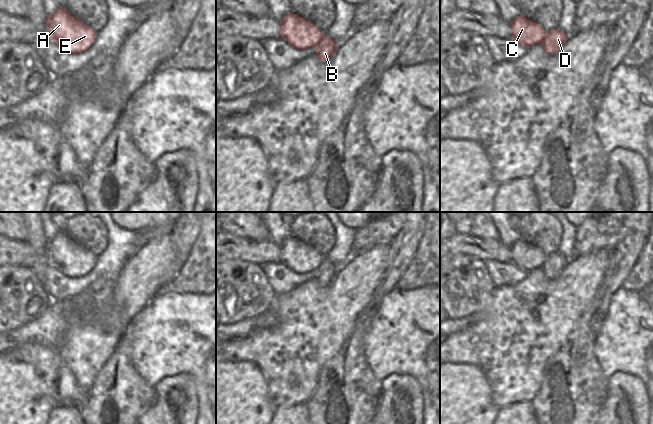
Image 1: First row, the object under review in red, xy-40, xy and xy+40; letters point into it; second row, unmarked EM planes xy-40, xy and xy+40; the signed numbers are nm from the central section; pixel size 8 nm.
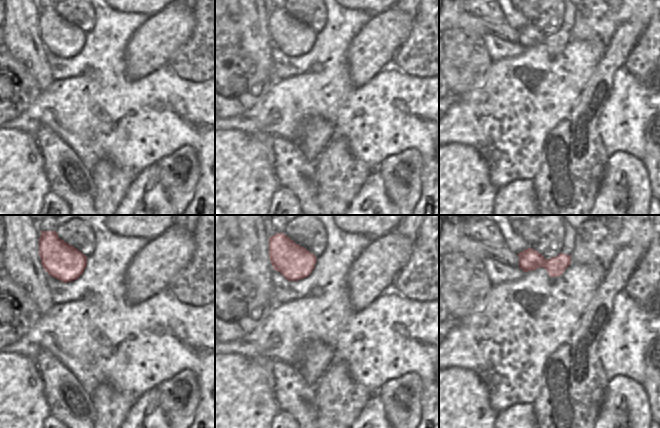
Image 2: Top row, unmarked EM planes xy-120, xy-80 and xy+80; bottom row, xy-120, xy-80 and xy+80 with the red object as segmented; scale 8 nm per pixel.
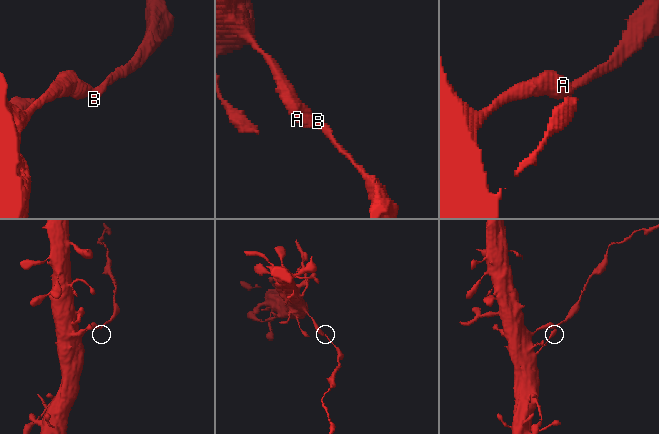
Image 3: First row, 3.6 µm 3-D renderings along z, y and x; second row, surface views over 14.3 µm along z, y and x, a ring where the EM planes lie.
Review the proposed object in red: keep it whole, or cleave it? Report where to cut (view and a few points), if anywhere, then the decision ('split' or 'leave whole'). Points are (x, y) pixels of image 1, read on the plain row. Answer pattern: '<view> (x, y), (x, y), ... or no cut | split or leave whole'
xy (324, 258), (315, 270) | split

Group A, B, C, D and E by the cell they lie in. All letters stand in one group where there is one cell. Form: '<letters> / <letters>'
A C E / B D

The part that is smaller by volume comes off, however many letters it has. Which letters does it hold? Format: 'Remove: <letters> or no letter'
Remove: B, D

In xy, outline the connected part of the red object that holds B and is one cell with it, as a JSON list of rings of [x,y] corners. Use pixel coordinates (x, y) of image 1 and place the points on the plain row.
[[[323,259],[316,270],[316,279],[321,286],[330,284],[338,273],[338,268],[329,260]]]

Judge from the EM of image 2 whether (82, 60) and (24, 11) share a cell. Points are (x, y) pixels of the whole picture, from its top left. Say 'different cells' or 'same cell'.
different cells

